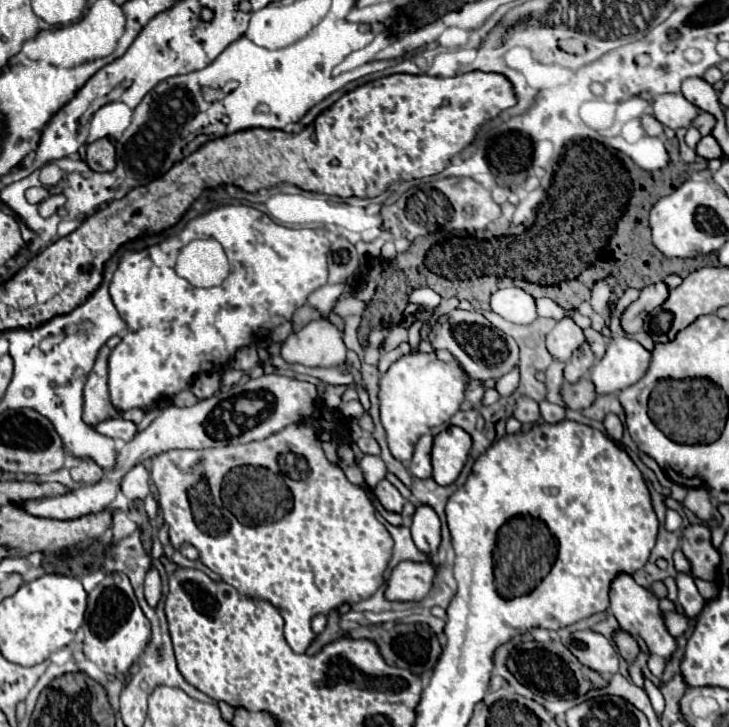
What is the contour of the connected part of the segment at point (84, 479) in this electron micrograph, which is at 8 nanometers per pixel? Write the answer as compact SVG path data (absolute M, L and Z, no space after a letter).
M81 459L81 465L71 469L75 483L97 483L103 477L103 469L93 459Z

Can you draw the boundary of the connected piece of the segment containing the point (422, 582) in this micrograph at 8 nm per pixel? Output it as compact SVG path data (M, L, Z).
M401 561L397 567L391 569L387 579L385 599L389 601L421 601L425 599L437 577L437 565L431 561L415 563L415 561Z

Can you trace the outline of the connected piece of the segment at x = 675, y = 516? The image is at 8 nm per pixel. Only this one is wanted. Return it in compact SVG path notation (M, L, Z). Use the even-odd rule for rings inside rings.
M667 509L664 527L668 531L675 531L682 526L681 516L672 509Z

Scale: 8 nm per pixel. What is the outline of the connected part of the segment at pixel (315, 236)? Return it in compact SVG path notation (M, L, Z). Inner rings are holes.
M221 205L217 209L211 209L209 213L205 215L199 215L195 219L191 219L177 235L171 235L167 239L163 239L161 243L157 245L151 245L151 247L145 247L141 251L125 251L119 259L119 267L111 279L111 285L109 285L109 291L111 291L111 297L113 297L113 303L115 307L119 309L119 315L121 319L127 323L127 333L125 337L121 339L121 343L111 351L111 357L109 357L109 393L111 393L111 403L119 409L119 411L127 411L127 409L133 409L133 407L139 407L139 409L145 409L153 403L153 399L159 399L159 397L173 397L177 395L179 391L187 389L189 383L199 375L199 373L221 373L227 369L229 361L233 359L233 355L241 349L241 347L247 347L251 345L259 333L263 331L269 331L269 329L275 329L277 325L289 321L295 313L297 307L305 305L307 303L307 297L323 287L327 283L327 253L329 253L329 239L327 239L327 231L325 229L291 229L291 227L283 227L283 225L277 225L275 221L271 221L269 215L261 213L259 209L255 207L249 207L249 205ZM213 237L215 241L221 243L221 247L225 249L225 255L229 259L229 277L213 287L213 289L197 289L193 287L189 281L185 279L177 279L177 273L175 273L175 261L177 261L177 253L193 239L209 239Z

